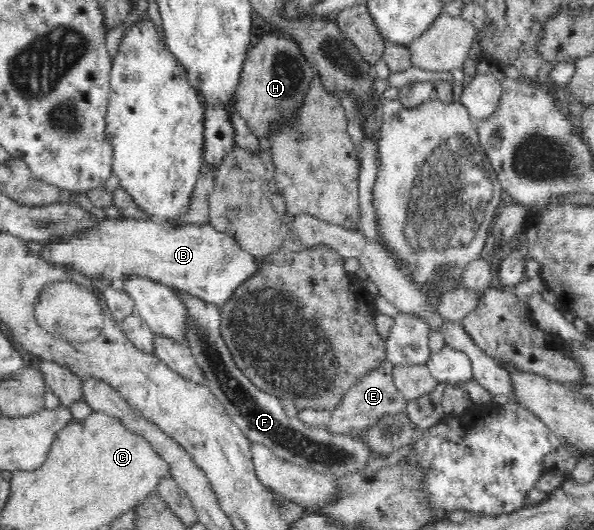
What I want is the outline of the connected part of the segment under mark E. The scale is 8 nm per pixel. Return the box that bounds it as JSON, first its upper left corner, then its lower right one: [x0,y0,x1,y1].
[326,359,408,433]

